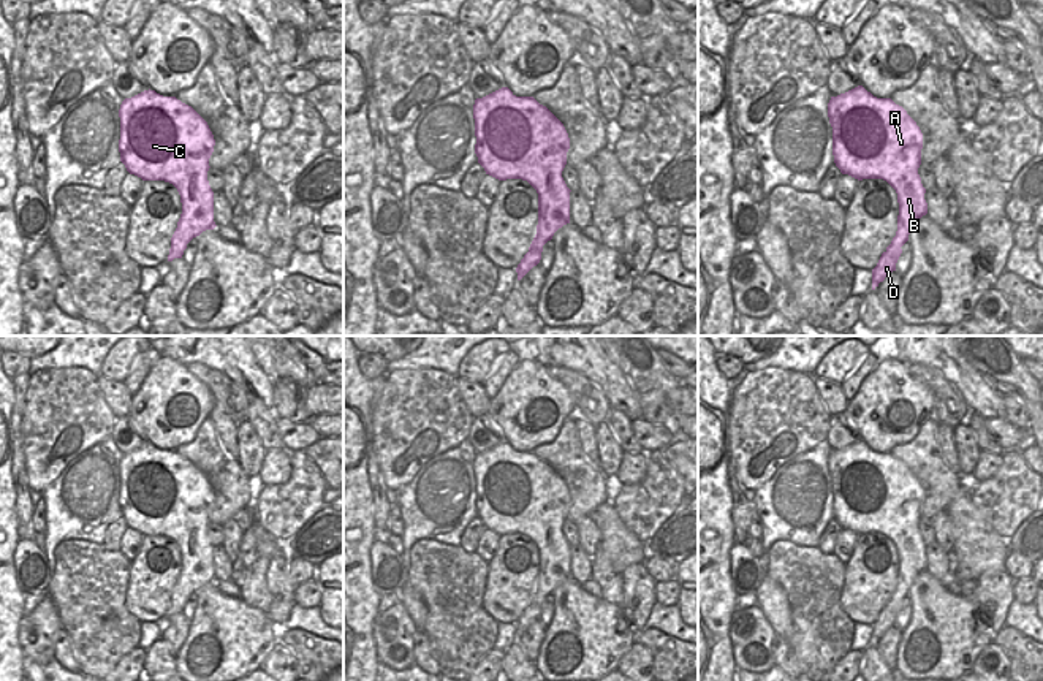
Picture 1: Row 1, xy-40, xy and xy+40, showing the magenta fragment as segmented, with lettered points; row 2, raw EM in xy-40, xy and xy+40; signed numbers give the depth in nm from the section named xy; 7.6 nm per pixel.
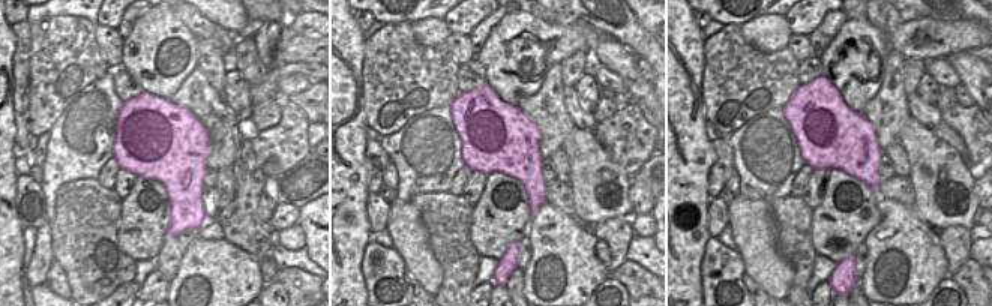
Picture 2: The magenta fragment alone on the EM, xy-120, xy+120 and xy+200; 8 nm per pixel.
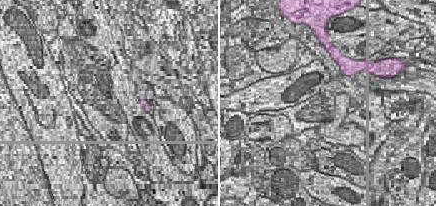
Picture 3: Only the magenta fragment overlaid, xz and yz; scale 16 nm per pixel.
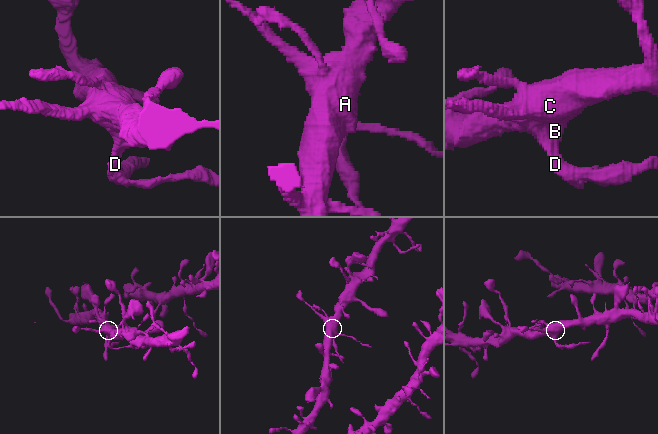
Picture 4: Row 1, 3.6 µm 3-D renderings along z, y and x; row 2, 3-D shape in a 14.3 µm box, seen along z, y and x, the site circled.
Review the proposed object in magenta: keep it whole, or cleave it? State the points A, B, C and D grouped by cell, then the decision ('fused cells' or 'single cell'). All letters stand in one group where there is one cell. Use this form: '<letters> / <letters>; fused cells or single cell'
A B C / D; fused cells

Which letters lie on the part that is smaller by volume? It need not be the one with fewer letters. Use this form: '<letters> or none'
D

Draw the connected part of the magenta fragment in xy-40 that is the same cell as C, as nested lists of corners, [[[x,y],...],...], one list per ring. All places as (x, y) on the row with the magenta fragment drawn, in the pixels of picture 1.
[[[150,89],[125,98],[119,117],[119,152],[127,171],[142,181],[169,182],[180,195],[182,214],[171,238],[168,255],[177,257],[193,238],[217,226],[214,222],[214,192],[207,181],[209,158],[215,146],[214,135],[207,122],[192,106]]]

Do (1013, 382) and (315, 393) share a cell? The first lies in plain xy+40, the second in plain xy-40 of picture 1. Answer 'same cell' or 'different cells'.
different cells

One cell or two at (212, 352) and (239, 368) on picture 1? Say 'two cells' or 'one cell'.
one cell

